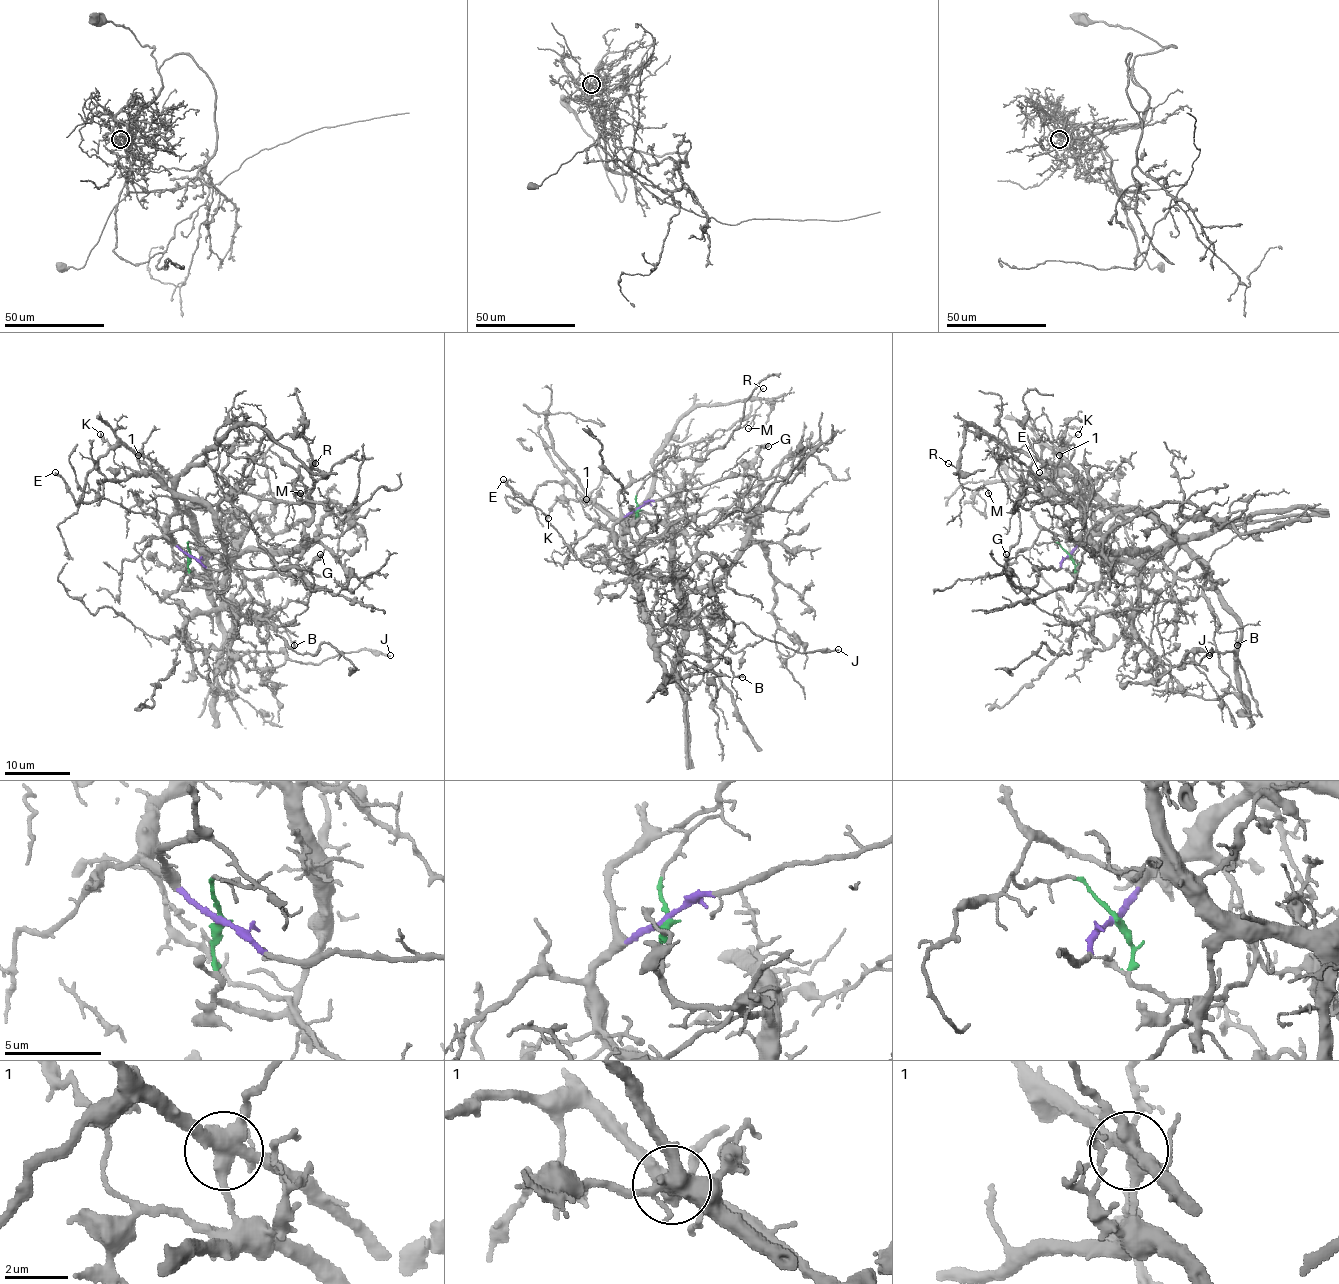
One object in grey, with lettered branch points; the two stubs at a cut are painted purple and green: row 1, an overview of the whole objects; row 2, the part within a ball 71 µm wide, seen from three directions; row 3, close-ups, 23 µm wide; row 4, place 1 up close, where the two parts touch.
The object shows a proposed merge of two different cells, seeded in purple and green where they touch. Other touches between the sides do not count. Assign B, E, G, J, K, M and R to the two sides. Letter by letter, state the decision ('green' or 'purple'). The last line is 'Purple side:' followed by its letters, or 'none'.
B: purple
E: purple
G: green
J: purple
K: purple
M: purple
R: purple
Purple side: B, E, J, K, M, R

